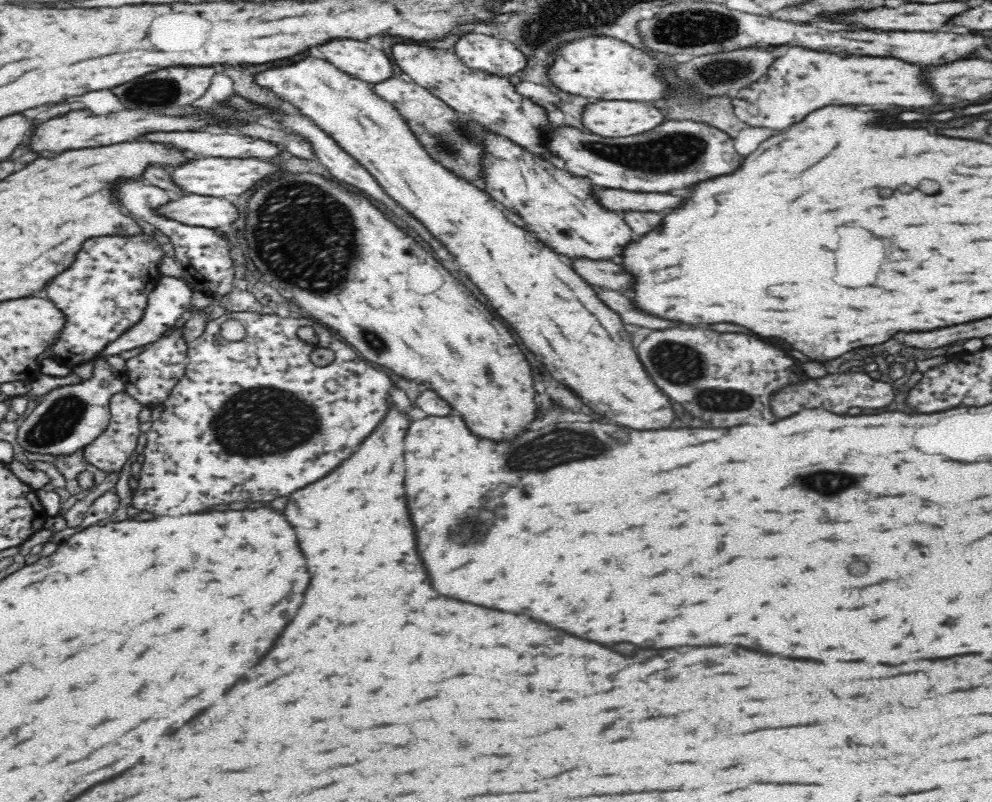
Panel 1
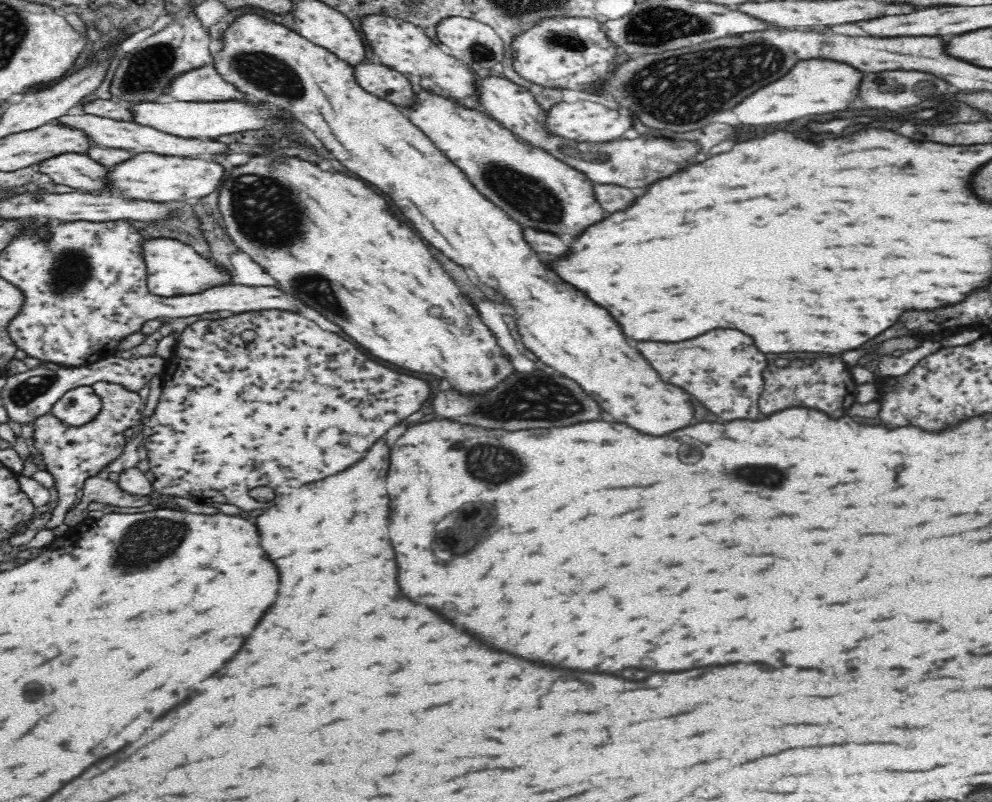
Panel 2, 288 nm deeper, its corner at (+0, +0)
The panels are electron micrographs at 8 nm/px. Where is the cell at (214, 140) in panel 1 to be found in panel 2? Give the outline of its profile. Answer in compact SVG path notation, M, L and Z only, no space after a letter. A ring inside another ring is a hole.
M82 114L82 116L62 116L60 120L54 120L54 124L72 128L72 130L82 130L82 134L90 140L90 144L96 146L104 146L104 148L122 148L122 150L136 150L138 154L142 152L154 152L160 156L180 156L180 158L188 158L192 154L222 154L222 150L226 152L226 146L212 142L212 140L202 140L202 138L178 138L178 136L170 136L164 132L158 132L154 128L146 128L134 122L122 122L122 120L110 120L110 118L100 118L100 116L90 116L90 114Z

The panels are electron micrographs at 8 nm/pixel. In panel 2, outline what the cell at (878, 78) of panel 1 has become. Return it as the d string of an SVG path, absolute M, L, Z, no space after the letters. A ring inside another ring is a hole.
M806 60L796 64L784 78L744 98L740 104L732 108L732 114L736 114L742 124L752 126L752 124L780 124L810 114L846 110L846 104L854 96L854 88L858 86L860 76L862 76L860 72L852 70L846 64L836 64L828 60Z

